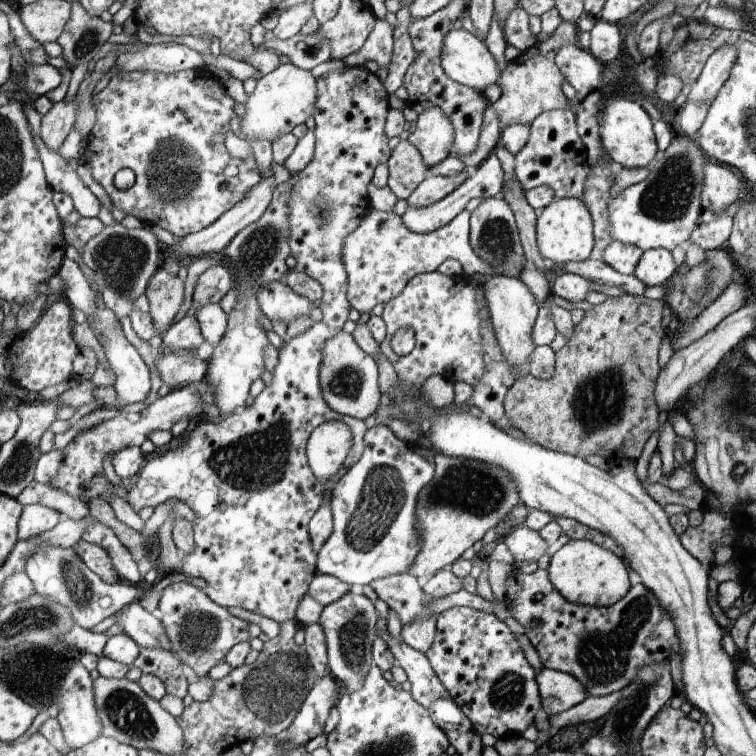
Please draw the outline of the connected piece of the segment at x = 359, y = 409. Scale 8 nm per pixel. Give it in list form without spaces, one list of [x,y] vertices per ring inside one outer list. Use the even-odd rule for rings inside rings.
[[[340,331],[322,347],[324,360],[321,366],[322,395],[334,412],[355,419],[366,420],[380,404],[378,372],[372,356],[358,346],[353,335]]]

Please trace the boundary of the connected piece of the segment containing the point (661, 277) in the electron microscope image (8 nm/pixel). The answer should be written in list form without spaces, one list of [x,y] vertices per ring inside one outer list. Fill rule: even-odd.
[[[650,249],[643,251],[633,275],[648,287],[665,285],[674,272],[677,266],[669,250]]]

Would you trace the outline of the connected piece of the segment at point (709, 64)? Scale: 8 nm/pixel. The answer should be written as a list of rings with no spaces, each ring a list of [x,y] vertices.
[[[734,44],[718,48],[706,61],[697,82],[687,95],[689,102],[713,102],[722,85],[728,80],[734,62],[738,58],[738,50]]]

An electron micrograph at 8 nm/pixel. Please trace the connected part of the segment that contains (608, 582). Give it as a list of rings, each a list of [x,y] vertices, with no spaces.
[[[587,538],[570,539],[551,556],[547,570],[553,587],[570,604],[607,607],[624,598],[632,586],[630,572],[626,570],[622,558]]]

